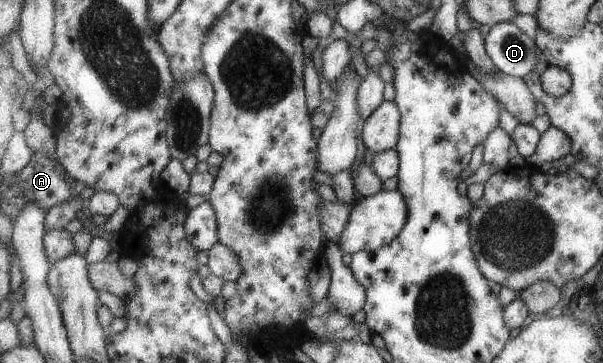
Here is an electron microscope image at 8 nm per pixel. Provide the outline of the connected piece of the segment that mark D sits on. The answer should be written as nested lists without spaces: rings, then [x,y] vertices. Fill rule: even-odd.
[[[500,22],[491,27],[485,39],[488,55],[494,65],[504,74],[517,78],[526,77],[534,71],[538,57],[540,42],[526,35],[520,27],[511,22]]]

